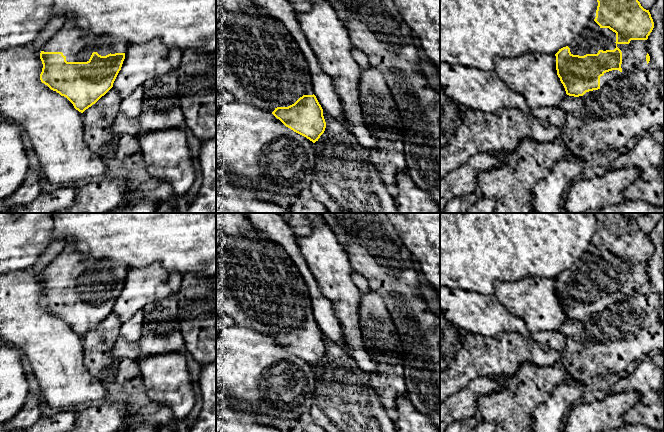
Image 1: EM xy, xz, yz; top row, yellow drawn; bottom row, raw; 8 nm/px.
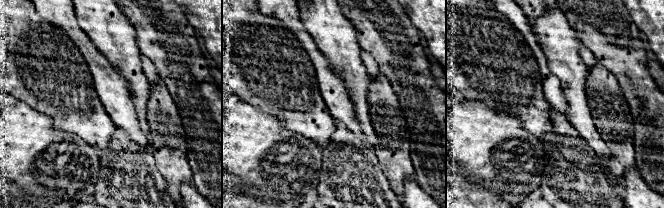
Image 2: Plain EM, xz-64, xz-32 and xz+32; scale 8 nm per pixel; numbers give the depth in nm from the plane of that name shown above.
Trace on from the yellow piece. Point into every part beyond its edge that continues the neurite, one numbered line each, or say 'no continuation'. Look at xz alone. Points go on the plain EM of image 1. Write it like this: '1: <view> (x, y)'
1: xz (257, 284)

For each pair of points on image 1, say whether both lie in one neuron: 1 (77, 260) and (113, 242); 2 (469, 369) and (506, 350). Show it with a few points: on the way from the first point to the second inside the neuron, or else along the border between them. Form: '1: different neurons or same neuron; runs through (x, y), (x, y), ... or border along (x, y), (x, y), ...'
1: different neurons; border along (75, 251), (110, 261)
2: same neuron; runs through (478, 360), (482, 356), (497, 356)

